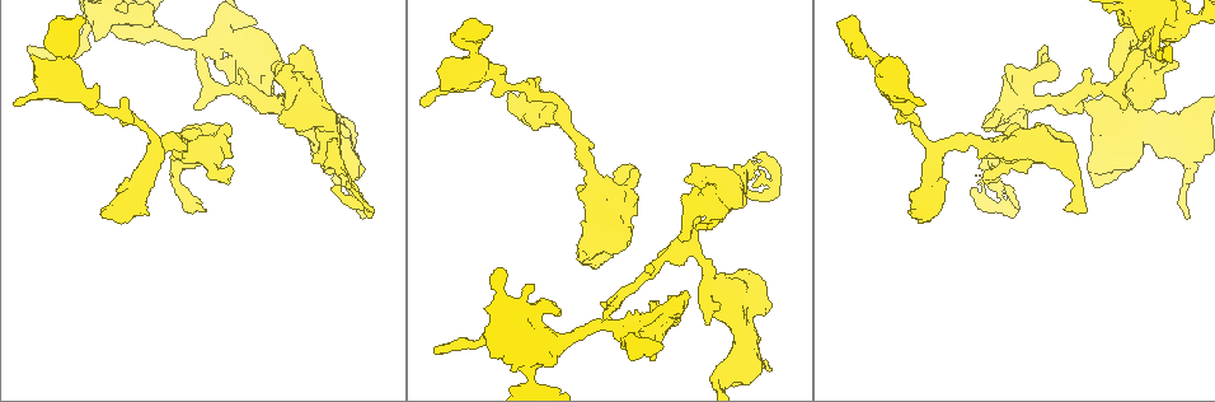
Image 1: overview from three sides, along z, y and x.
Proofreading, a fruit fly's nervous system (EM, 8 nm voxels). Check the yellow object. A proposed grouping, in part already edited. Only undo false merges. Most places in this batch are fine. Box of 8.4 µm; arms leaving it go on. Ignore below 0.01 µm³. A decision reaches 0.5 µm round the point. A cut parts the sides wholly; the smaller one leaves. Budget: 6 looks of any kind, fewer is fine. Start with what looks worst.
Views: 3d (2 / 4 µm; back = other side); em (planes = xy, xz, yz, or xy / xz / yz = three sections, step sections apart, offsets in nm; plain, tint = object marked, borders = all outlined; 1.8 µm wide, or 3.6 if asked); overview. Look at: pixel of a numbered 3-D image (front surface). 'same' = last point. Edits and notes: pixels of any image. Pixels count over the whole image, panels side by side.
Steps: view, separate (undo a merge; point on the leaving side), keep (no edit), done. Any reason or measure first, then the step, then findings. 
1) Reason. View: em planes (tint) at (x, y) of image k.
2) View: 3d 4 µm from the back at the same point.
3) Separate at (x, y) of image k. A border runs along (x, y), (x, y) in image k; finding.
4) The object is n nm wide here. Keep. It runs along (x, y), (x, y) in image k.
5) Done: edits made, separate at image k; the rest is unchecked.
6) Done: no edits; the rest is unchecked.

Sharp bend. View: em planes (tint) at (293, 95) of image 1.

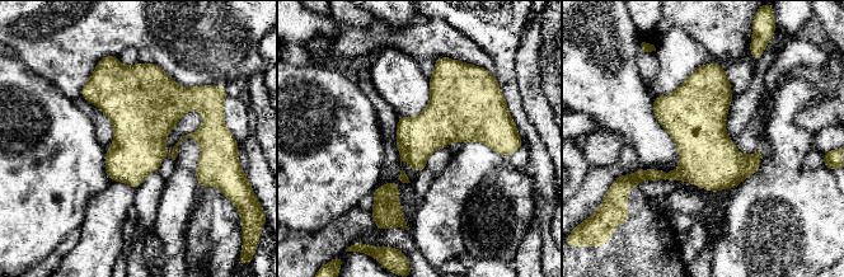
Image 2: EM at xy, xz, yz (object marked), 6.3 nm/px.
The object is 280 nm wide here. Keep. Continuous, no second neuron.

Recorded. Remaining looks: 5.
Calibre changes. View: em xz step 16 (tint) at (198, 48) of image 1.

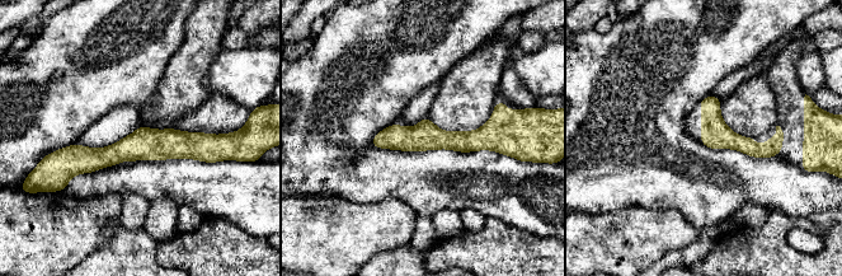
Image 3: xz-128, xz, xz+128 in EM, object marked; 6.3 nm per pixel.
View: em planes (borders) at the same point.

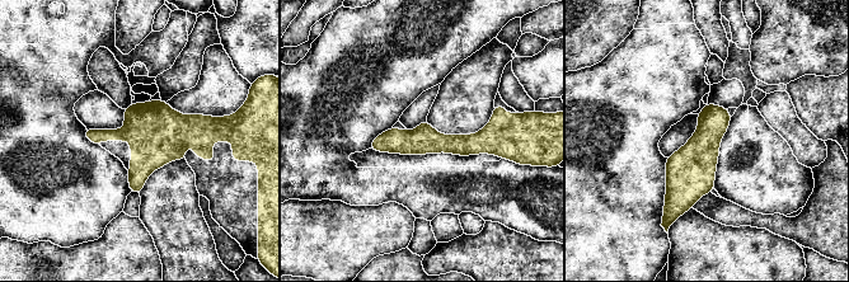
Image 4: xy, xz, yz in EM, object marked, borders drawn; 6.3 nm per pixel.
Keep. All the same neuron.

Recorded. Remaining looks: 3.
Thick turns thin. View: 3d 4 µm at (1160, 15) of image 1.

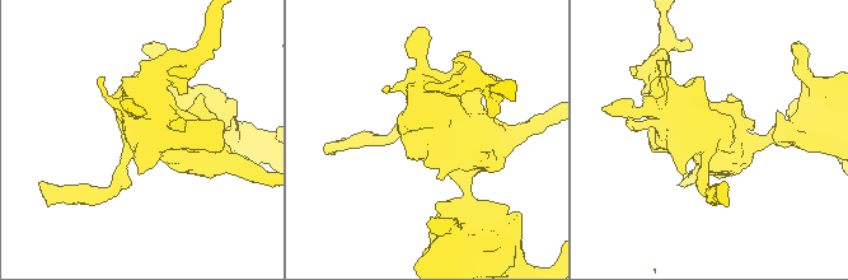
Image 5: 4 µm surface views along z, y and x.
Shape alone is not enough. View: em xz step 8 (tint) at (132, 137) of image 5.

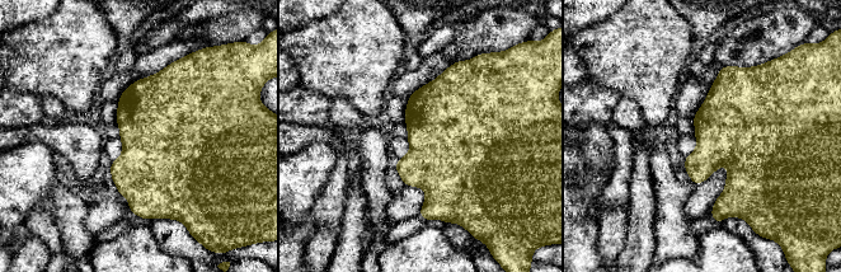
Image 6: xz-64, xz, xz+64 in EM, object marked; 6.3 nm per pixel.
View: em planes (tint) at the same point.

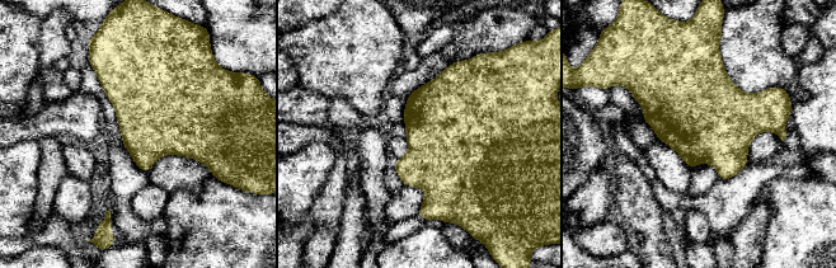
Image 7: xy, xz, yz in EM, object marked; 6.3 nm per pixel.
The object is 460 nm wide here. Keep. One neuron here.

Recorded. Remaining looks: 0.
Done: no edits; the rest is unchecked.

